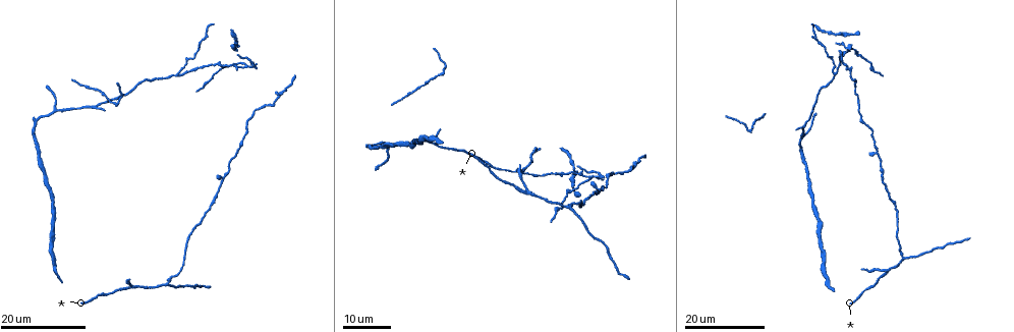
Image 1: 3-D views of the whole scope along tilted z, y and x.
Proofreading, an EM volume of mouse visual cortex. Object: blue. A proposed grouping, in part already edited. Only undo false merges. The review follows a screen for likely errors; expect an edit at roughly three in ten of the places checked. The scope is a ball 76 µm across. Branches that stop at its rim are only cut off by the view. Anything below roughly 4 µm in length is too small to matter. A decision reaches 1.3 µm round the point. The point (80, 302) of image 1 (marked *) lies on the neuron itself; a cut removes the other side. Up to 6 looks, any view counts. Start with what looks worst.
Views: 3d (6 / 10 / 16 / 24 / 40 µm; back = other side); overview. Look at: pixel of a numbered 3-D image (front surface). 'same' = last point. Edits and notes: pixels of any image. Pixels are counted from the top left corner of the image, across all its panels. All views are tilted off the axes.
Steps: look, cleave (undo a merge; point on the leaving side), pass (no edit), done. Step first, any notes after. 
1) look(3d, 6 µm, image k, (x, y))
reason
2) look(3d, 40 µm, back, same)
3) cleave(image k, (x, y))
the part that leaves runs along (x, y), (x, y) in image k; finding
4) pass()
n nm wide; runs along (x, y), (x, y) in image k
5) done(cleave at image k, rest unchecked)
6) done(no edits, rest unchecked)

look(3d, 24 µm, image 1, (95, 107))
arms part here

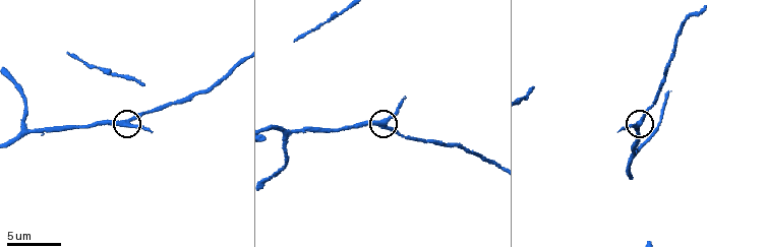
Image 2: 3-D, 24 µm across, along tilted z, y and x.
look(3d, 10 µm, image 2, (127, 125))
zoom in

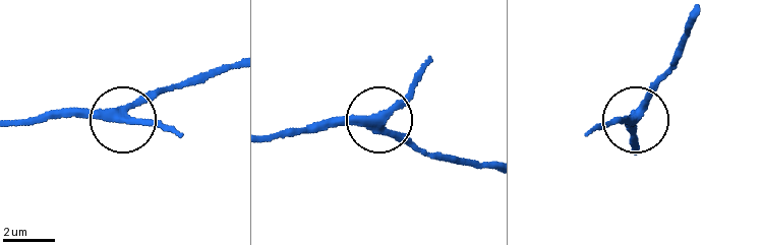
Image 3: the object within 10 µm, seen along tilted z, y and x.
pass()
side arm 29 µm; 3 arms; continuous, no second neuron

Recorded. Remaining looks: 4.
look(3d, 16 µm, image 1, (832, 73))
branch point

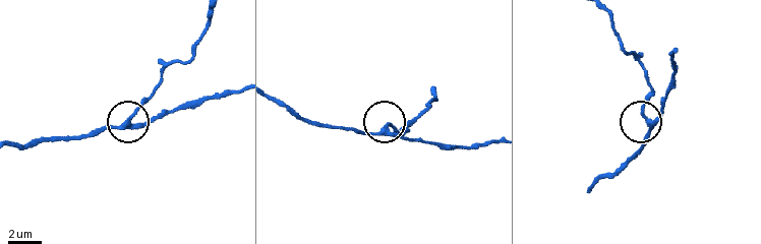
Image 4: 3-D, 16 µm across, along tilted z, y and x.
look(3d, 10 µm, image 4, (128, 119))
closer look

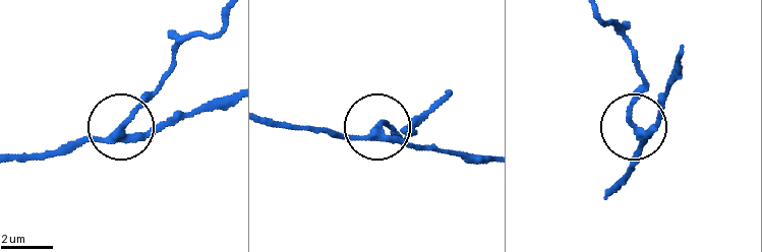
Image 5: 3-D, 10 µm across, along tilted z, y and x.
look(3d, 10 µm, back, image 5, (120, 129))

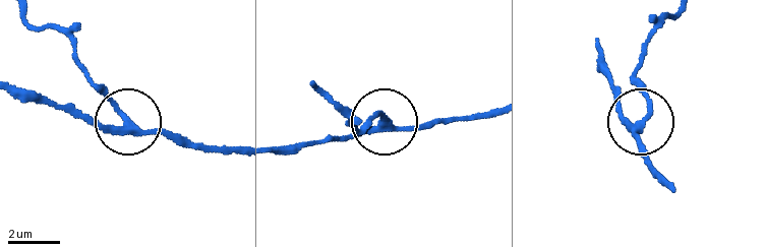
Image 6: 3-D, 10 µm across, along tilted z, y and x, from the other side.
cleave(image 6, (106, 96))
230 nm wide; a second neuron is stuck on

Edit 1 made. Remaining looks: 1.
done(cleave at image 6, rest unchecked)

